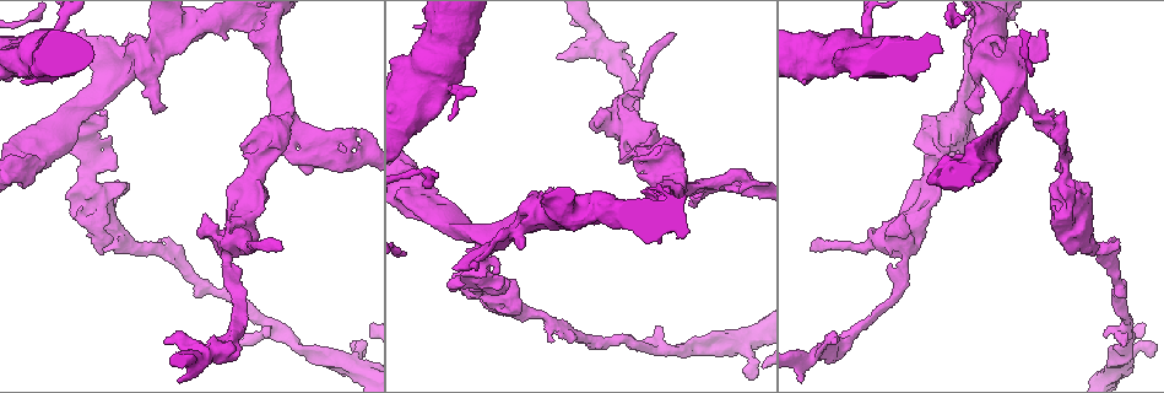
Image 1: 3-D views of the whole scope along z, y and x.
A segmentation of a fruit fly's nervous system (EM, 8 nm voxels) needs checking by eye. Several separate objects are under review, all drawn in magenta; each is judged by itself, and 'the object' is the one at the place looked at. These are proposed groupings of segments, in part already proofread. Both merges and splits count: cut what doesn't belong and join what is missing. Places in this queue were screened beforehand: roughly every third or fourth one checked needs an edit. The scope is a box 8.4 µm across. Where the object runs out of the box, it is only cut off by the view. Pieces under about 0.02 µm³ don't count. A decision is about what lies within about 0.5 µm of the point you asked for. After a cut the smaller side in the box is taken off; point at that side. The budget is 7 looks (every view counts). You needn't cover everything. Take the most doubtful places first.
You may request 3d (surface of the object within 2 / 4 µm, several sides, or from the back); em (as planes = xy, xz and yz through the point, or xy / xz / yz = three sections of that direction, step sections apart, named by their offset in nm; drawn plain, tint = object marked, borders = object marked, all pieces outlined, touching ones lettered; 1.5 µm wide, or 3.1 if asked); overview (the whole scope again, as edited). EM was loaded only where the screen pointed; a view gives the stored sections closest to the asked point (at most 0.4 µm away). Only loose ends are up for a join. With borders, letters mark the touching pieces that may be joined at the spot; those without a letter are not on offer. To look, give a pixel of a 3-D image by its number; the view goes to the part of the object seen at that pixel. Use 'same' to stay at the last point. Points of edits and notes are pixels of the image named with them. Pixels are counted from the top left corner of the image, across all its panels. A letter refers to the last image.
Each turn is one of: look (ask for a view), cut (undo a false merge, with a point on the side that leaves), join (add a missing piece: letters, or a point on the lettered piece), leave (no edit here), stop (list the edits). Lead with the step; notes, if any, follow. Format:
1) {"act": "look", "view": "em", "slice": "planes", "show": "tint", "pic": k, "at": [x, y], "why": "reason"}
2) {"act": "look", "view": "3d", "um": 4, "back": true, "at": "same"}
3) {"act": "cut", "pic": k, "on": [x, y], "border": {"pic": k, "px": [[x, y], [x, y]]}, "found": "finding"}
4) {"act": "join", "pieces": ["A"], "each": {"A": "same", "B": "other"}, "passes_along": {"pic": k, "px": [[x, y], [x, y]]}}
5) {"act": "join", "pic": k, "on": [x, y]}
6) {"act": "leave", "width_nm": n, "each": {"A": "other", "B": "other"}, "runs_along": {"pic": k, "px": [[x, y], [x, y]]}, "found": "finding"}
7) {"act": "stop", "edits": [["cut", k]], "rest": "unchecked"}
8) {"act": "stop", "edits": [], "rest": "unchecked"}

{"act": "look", "view": "em", "slice": "planes", "show": "borders", "pic": 1, "at": [241, 203], "why": "free end"}

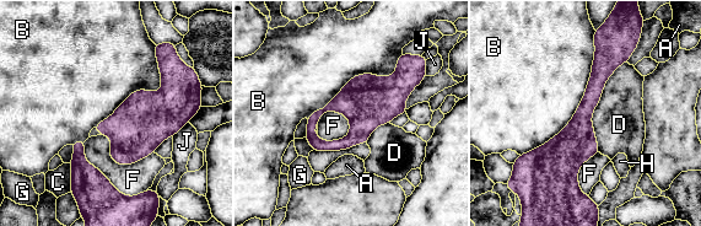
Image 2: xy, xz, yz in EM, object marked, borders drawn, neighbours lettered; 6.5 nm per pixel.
{"act": "leave", "longest_contact_nm": ["B", 900], "each": {"A": "other", "B": "other", "C": "other", "D": "other", "F": "other", "G": "other", "H": "other", "J": "other"}, "found": "no lettered piece goes on from it"}

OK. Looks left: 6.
{"act": "look", "view": "em", "slice": "planes", "show": "tint", "pic": 1, "at": [448, 86], "why": "sudden change in width"}

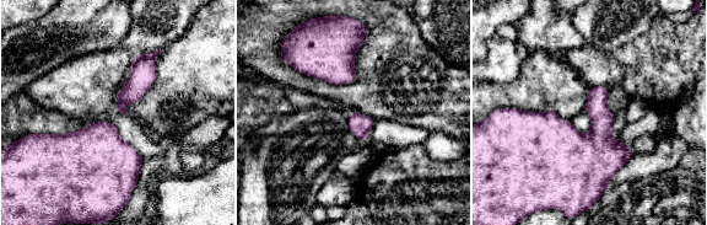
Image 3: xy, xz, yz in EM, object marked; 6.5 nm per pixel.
{"act": "look", "view": "em", "slice": "planes", "show": "borders", "at": "same"}

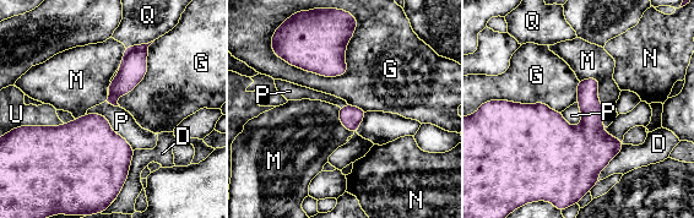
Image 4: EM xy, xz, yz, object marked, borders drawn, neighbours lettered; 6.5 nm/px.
{"act": "leave", "width_nm": 140, "each": {"D": "other", "G": "other", "M": "other", "N": "other", "P": "other", "Q": "other", "U": "other"}, "found": "all the same cell"}

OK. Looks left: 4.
{"act": "look", "view": "em", "slice": "planes", "show": "borders", "pic": 1, "at": [1044, 57], "why": "tapers out"}

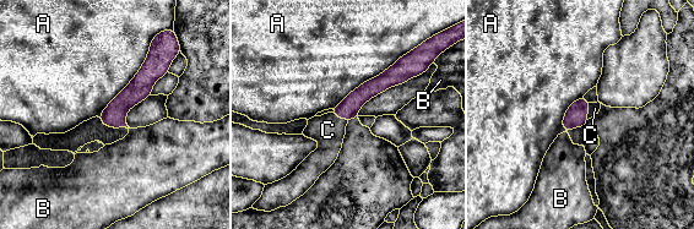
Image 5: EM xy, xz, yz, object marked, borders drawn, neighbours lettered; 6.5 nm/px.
{"act": "join", "pieces": ["C"], "width_nm": 140, "each": {"A": "other", "B": "other", "C": "same"}, "passes_along": {"pic": 5, "px": [[348, 109], [340, 116], [327, 130]]}, "found": "it goes on there"}

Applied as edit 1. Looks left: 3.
{"act": "stop", "edits": [["join", 5]], "rest": "unchecked"}

